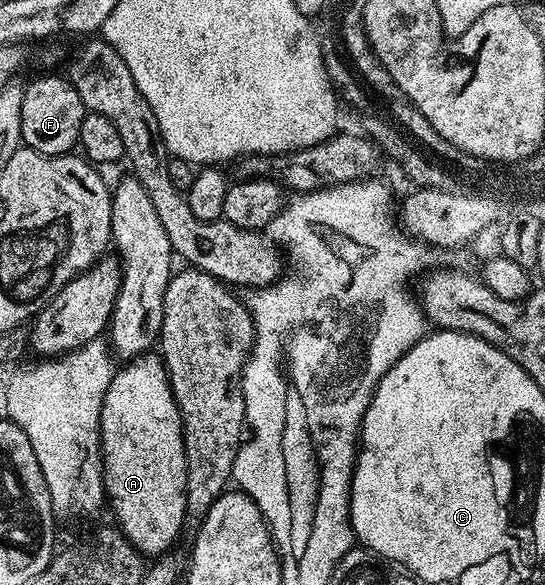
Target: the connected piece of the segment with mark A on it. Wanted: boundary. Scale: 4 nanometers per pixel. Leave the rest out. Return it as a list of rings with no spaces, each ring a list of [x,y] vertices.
[[[149,351],[133,357],[124,366],[117,368],[112,375],[112,382],[104,396],[102,411],[100,412],[100,456],[102,458],[102,468],[104,470],[104,492],[107,504],[112,504],[112,509],[116,512],[115,524],[121,533],[127,537],[131,545],[139,549],[141,554],[160,555],[167,552],[176,541],[176,536],[180,533],[180,528],[186,525],[184,512],[186,511],[186,455],[184,454],[184,424],[180,421],[180,408],[176,406],[176,400],[172,394],[172,385],[168,381],[168,369],[164,365],[164,358],[159,352]]]

